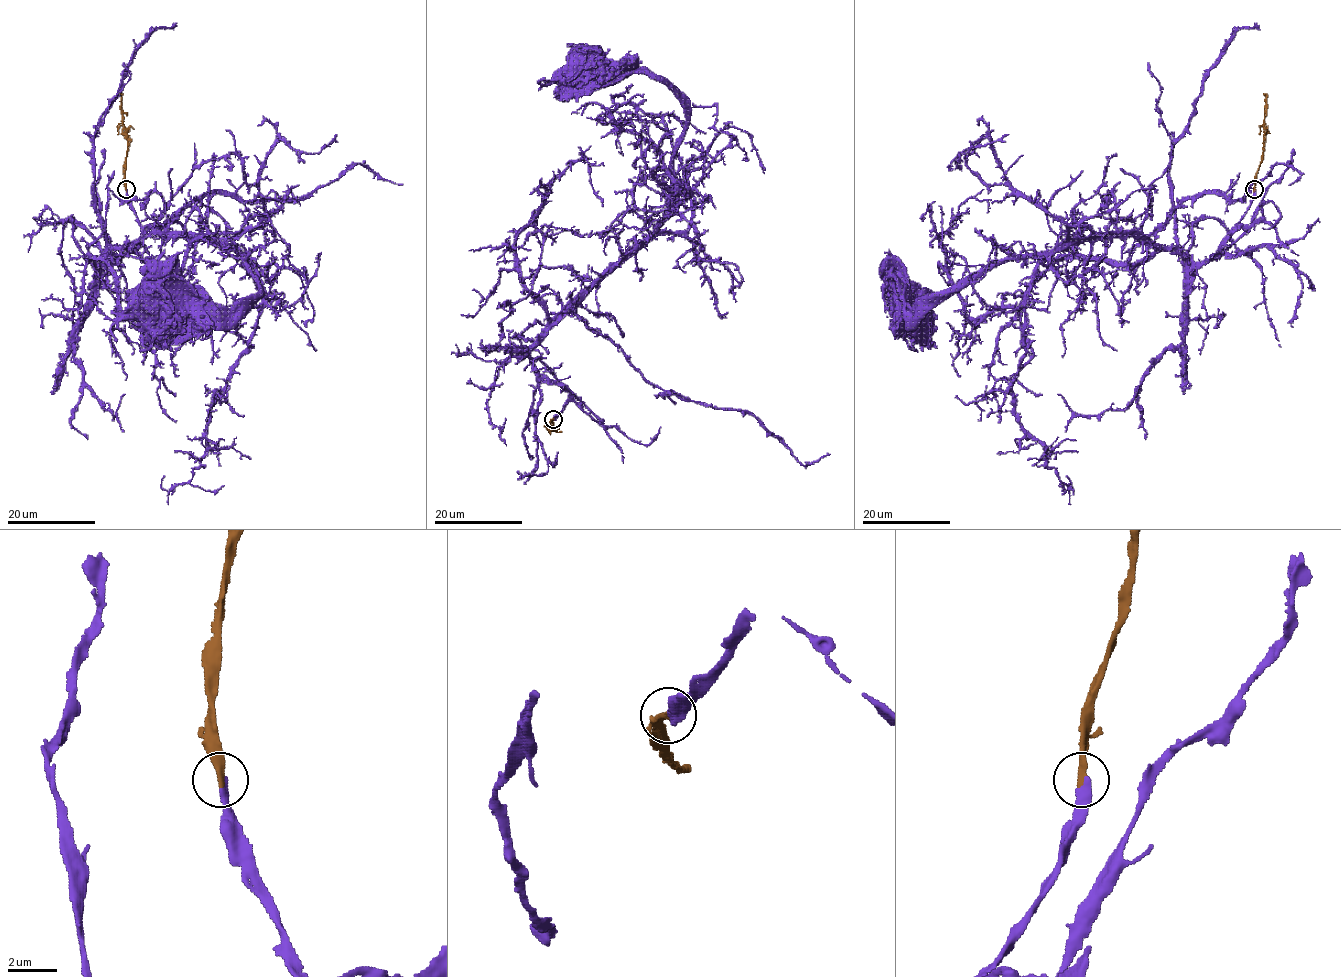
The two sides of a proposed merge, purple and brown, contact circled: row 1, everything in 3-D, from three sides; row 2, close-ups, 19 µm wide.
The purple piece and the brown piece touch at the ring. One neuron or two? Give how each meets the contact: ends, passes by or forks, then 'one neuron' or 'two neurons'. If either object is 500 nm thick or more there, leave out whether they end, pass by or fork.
purple ends; brown ends; one neuron

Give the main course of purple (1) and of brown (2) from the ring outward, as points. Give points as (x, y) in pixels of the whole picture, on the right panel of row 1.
1: (1254, 189), (1243, 218), (1203, 262), (1133, 233), (1091, 233), (992, 261), (908, 314), (916, 319)
2: (1254, 189), (1254, 176), (1264, 143), (1263, 93)

